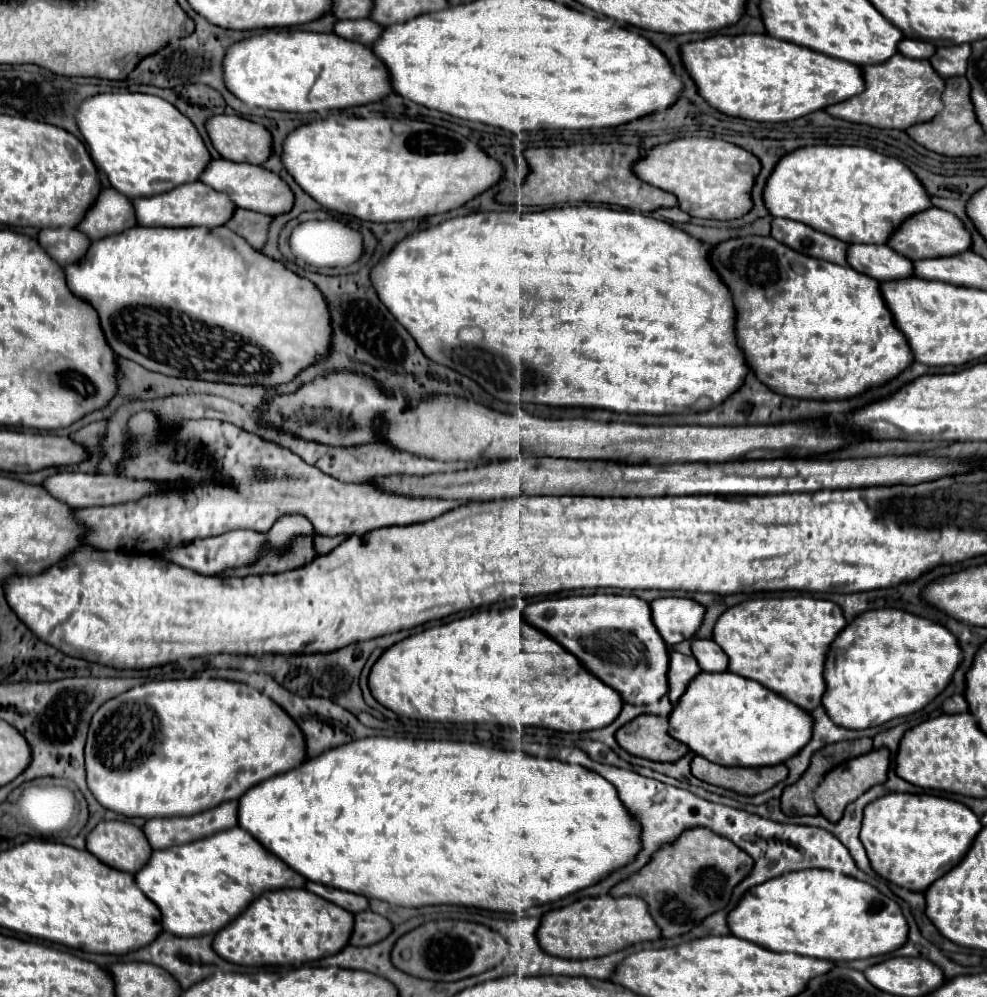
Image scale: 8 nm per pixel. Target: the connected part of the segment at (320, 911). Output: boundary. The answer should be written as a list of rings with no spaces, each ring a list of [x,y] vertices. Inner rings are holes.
[[[277,889],[259,895],[249,907],[215,933],[215,951],[237,965],[299,965],[333,955],[347,945],[353,915],[305,889]]]

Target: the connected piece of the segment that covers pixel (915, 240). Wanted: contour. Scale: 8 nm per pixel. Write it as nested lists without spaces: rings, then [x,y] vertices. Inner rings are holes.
[[[929,207],[921,213],[911,215],[909,219],[905,219],[887,239],[887,245],[901,253],[903,257],[917,261],[917,259],[931,259],[931,257],[949,257],[949,255],[957,255],[965,249],[969,249],[971,245],[971,235],[965,231],[963,223],[949,211],[943,211],[939,207]]]

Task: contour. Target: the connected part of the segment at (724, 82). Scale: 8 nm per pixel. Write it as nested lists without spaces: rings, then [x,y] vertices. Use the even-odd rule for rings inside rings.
[[[717,35],[685,43],[679,51],[689,77],[697,85],[697,93],[713,109],[731,117],[765,123],[791,121],[865,89],[857,65],[771,35]]]

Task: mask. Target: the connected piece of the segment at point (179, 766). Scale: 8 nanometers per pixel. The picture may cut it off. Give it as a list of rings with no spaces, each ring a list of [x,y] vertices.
[[[201,677],[151,681],[109,699],[95,711],[85,743],[87,787],[93,797],[105,809],[143,819],[207,811],[223,801],[239,799],[247,789],[297,767],[303,759],[303,733],[277,703],[251,685]]]

